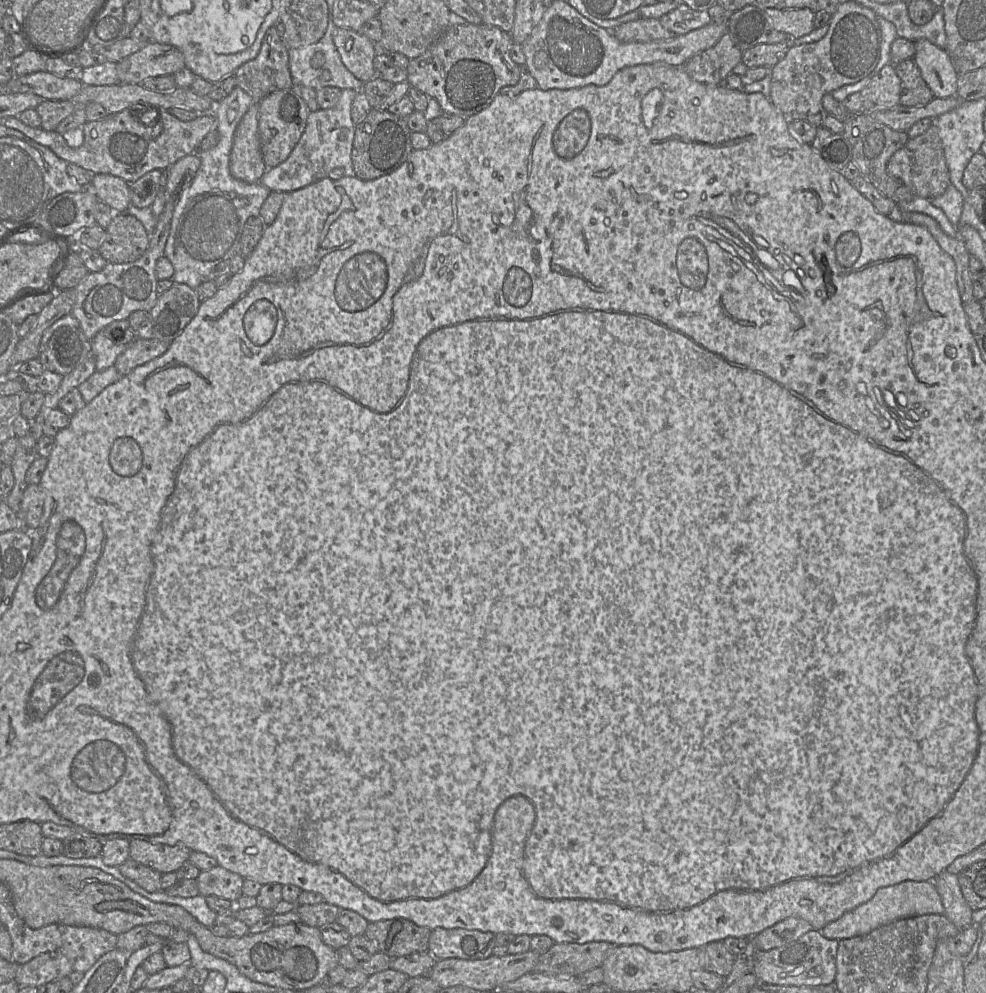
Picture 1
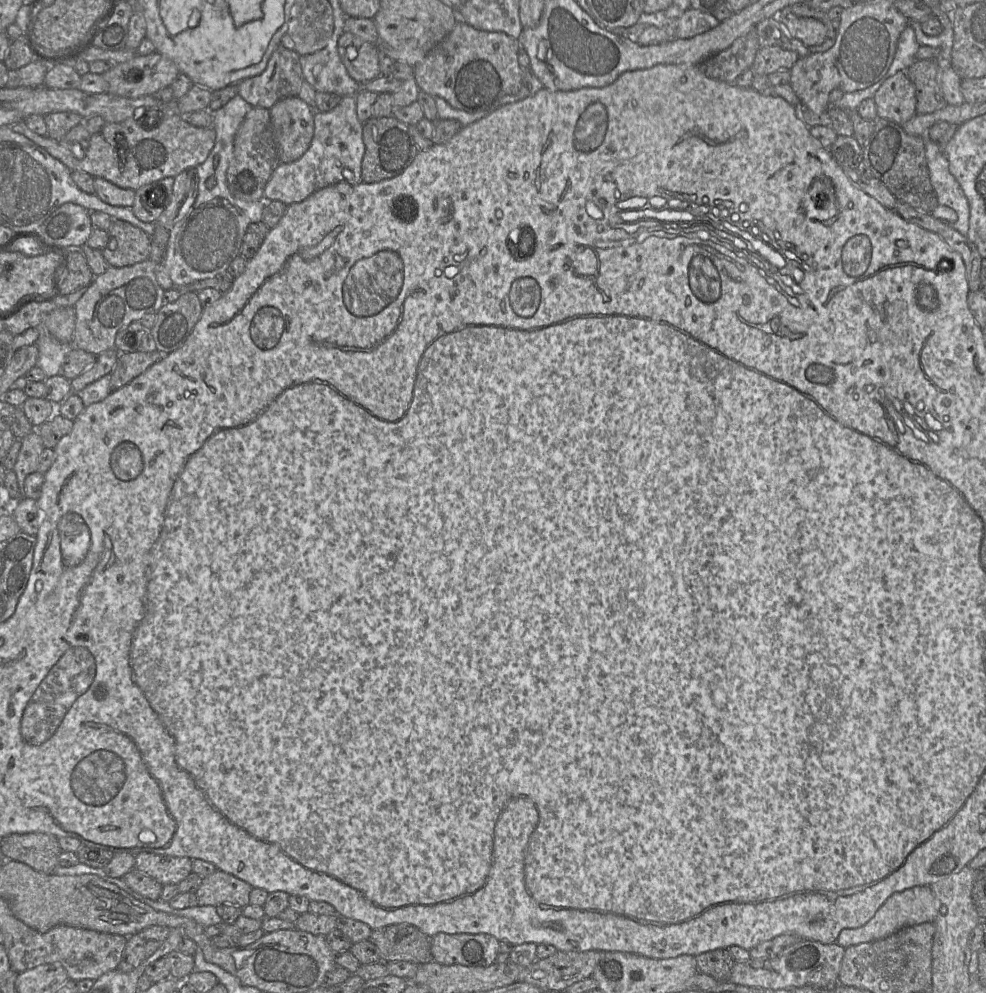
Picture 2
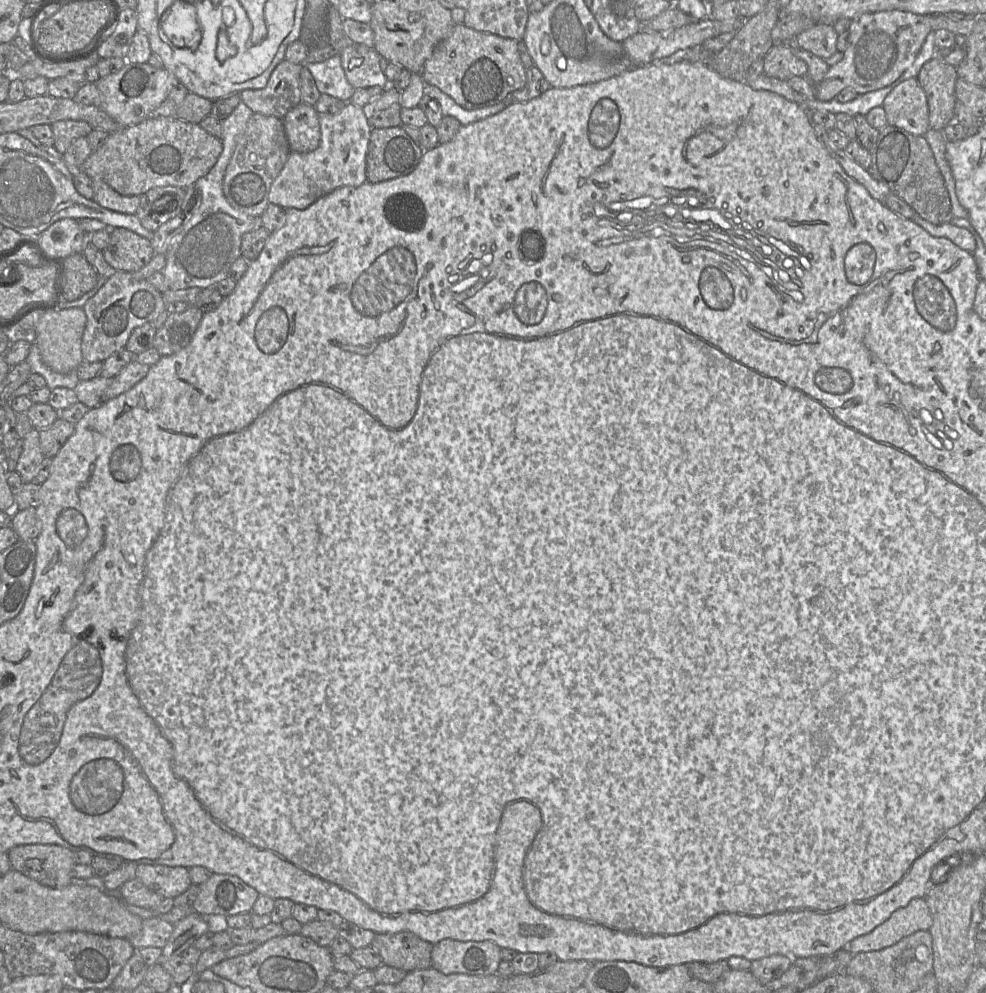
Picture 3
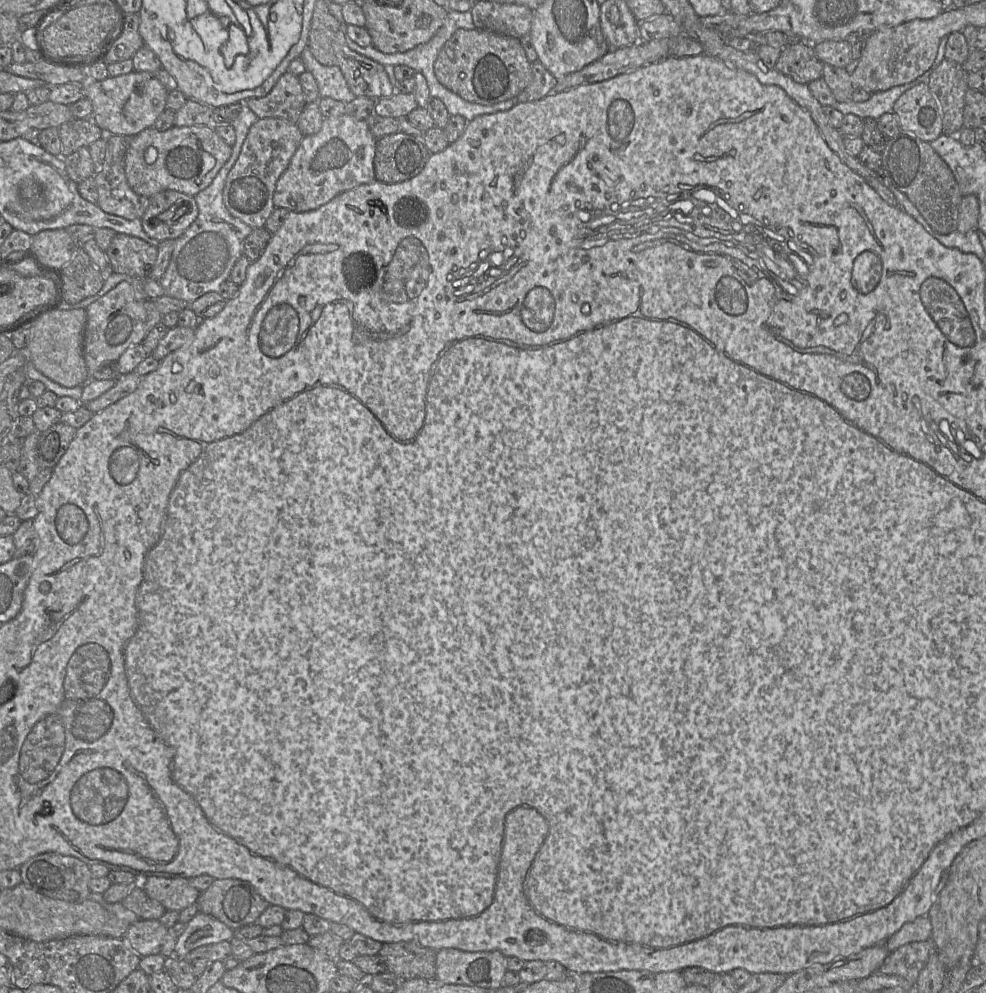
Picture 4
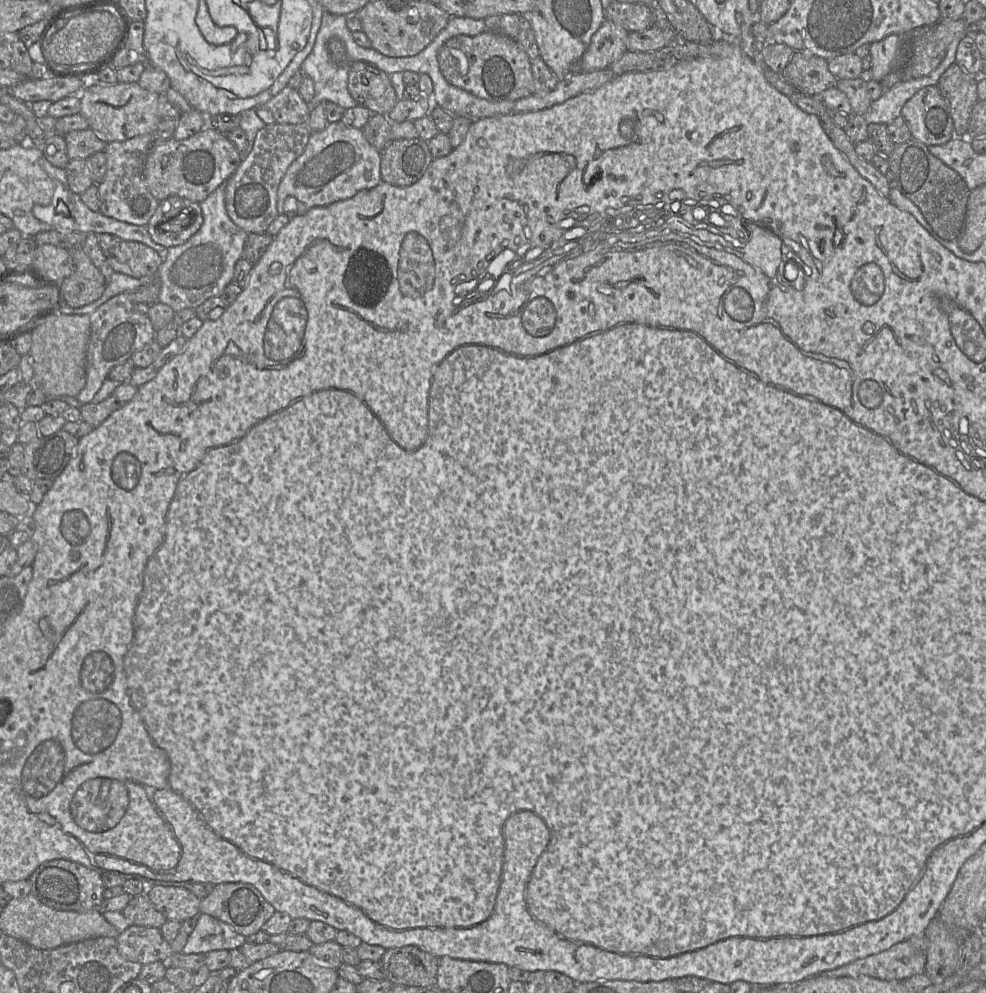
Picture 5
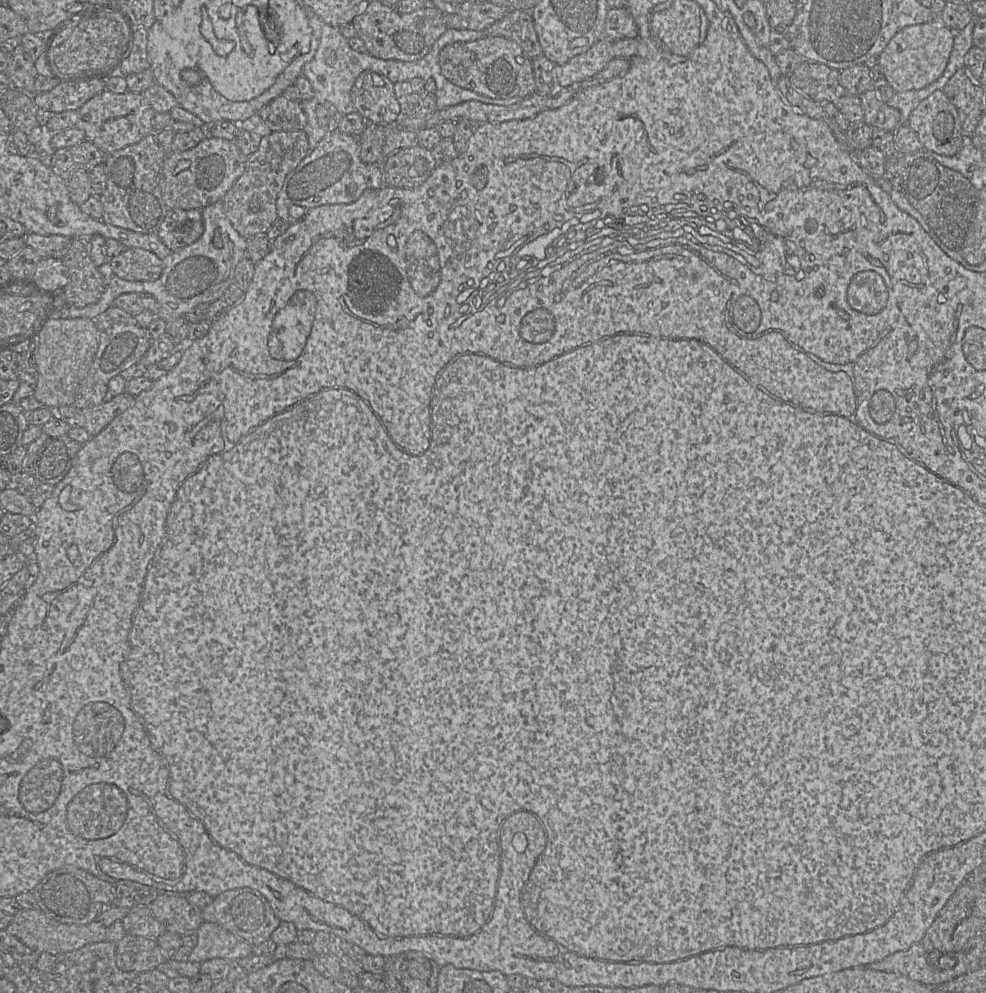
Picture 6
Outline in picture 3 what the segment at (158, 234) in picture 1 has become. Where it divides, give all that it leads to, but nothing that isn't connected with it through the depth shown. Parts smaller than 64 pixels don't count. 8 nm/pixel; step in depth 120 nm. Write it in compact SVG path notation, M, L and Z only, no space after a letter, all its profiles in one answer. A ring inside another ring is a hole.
M126 271L112 273L98 292L83 307L87 320L81 351L88 362L103 362L125 348L132 331L152 322L167 309L163 294L147 280L137 280Z

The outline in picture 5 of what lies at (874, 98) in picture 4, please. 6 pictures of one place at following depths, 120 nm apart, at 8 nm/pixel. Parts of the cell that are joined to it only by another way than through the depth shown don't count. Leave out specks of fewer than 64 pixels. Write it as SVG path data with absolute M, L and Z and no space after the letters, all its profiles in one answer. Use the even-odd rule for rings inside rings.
M961 32L954 37L942 61L928 75L902 81L885 89L885 92L879 99L872 101L868 112L861 116L864 117L868 124L881 123L888 125L894 121L901 115L903 106L911 97L926 86L937 85L941 75L951 64L956 62L957 47L964 36L966 36L966 32Z

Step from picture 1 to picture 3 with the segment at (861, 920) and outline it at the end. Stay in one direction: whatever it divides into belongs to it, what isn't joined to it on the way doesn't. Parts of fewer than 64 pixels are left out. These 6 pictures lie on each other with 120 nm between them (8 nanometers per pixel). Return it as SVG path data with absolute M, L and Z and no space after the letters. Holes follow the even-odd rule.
M914 898L905 907L894 911L885 922L870 933L850 941L846 950L852 955L881 950L917 931L929 931L931 926L932 914L926 899Z

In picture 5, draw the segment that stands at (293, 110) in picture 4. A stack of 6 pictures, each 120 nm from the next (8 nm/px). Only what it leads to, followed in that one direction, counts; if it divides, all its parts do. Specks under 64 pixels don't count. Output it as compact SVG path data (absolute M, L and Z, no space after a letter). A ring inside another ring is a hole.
M286 86L268 102L255 108L265 124L306 125L309 119L307 102L297 89Z

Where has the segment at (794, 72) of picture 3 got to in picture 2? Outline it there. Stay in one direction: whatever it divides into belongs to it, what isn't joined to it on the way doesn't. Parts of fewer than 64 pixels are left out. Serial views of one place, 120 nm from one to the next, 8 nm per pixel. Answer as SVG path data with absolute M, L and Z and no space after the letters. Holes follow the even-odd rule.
M763 46L758 50L750 67L755 75L769 75L778 70L790 70L800 56L780 46Z

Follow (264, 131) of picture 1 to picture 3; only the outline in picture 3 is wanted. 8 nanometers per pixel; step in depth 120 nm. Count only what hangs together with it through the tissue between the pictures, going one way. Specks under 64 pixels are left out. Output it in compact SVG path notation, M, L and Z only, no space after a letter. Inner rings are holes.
M299 103L282 119L291 152L308 153L320 143L319 114L315 107Z

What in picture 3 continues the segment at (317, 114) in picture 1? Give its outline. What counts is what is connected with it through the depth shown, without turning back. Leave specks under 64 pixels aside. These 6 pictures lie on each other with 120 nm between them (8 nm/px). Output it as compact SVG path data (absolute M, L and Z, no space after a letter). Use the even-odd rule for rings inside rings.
M351 102L336 114L319 114L320 143L308 153L290 152L271 184L268 200L286 209L305 209L317 199L342 186L360 186L367 181L366 155L373 129L363 109Z

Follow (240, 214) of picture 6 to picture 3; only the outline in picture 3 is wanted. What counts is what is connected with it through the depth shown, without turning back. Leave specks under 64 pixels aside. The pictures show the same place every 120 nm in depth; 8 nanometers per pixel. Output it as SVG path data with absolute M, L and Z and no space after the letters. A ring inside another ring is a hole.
M253 113L238 137L224 175L223 193L229 204L240 212L260 217L270 203L268 195L271 184L290 152L283 121L275 116Z

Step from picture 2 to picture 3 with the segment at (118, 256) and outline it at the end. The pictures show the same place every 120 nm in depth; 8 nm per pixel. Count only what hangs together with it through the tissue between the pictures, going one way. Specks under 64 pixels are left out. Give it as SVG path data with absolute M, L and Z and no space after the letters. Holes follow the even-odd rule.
M127 228L107 229L110 240L103 256L111 268L133 273L150 262L154 255L151 241Z

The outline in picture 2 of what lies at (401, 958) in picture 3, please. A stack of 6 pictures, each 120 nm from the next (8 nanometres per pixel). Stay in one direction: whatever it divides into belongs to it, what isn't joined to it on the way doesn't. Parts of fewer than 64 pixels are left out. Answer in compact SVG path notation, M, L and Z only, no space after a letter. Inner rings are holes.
M393 924L373 930L369 940L377 947L380 961L405 961L422 965L432 961L432 936L410 924Z

